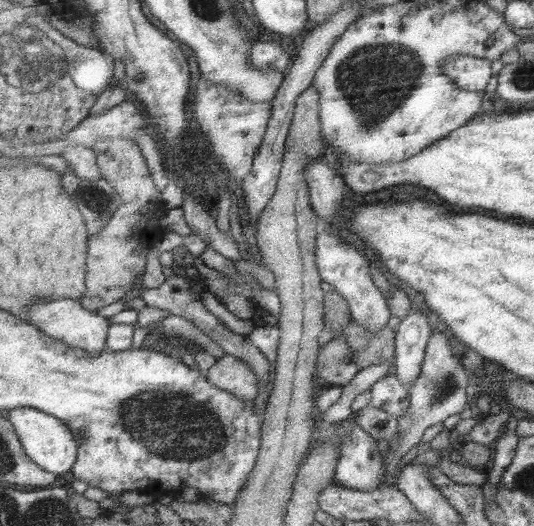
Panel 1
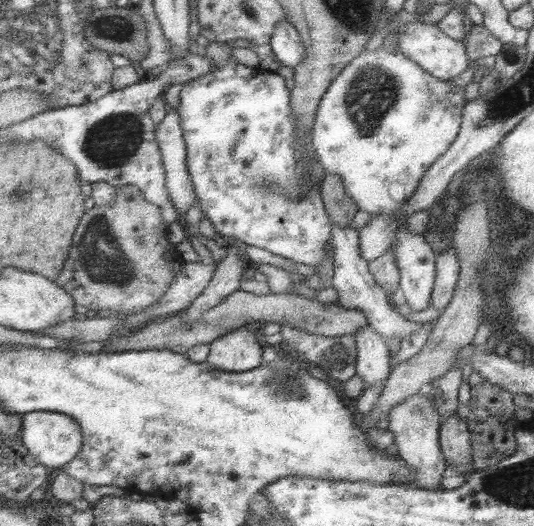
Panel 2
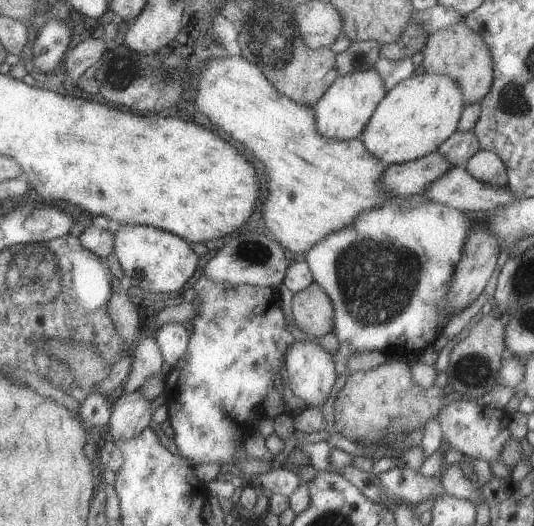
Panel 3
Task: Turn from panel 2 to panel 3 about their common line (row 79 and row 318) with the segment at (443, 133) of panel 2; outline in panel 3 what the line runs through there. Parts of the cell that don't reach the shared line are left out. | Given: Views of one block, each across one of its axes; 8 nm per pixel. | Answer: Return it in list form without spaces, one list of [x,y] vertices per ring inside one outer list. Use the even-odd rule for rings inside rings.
[[[389,198],[385,206],[365,210],[353,226],[329,234],[304,257],[317,281],[332,298],[335,307],[333,334],[342,344],[350,344],[352,354],[380,350],[390,358],[408,360],[433,345],[441,333],[441,304],[463,244],[471,232],[473,218],[441,203],[399,204]]]

